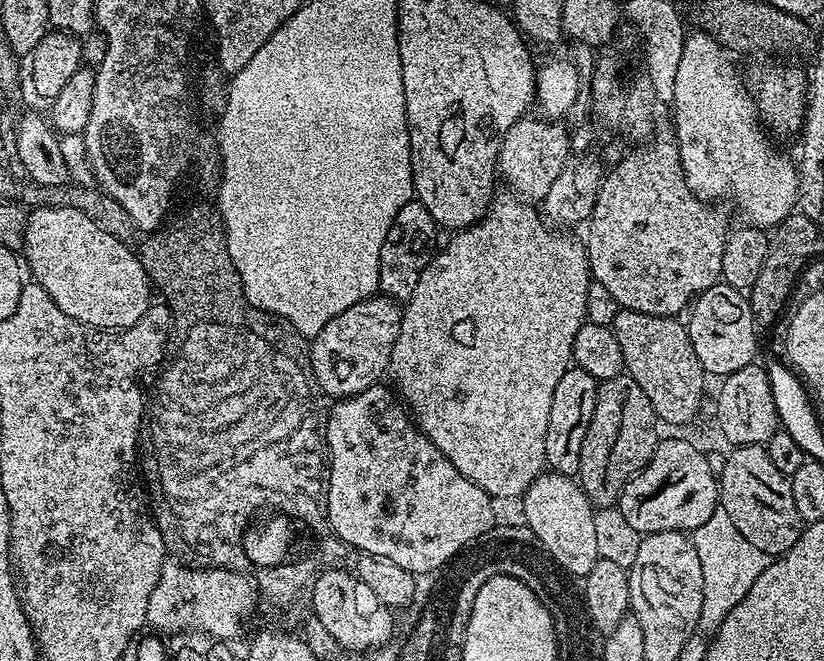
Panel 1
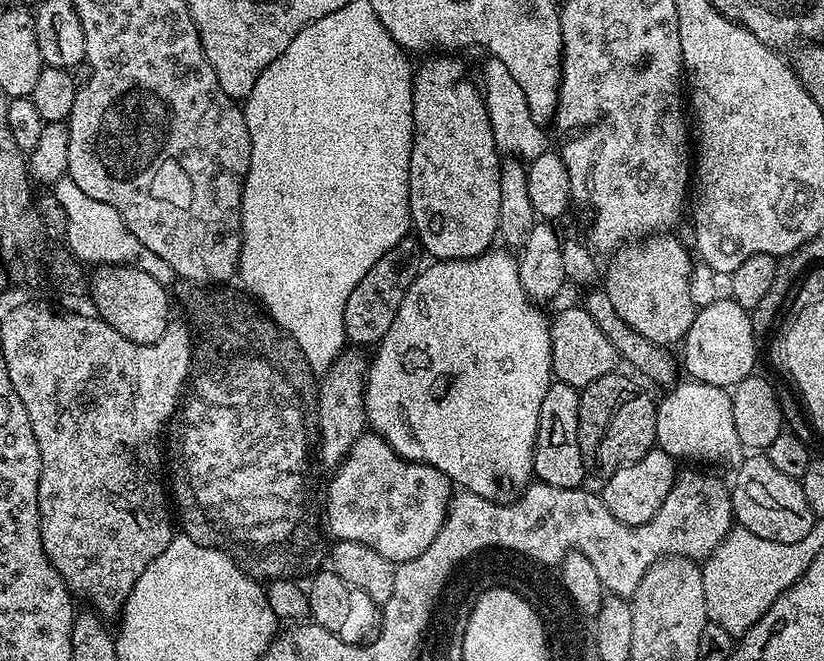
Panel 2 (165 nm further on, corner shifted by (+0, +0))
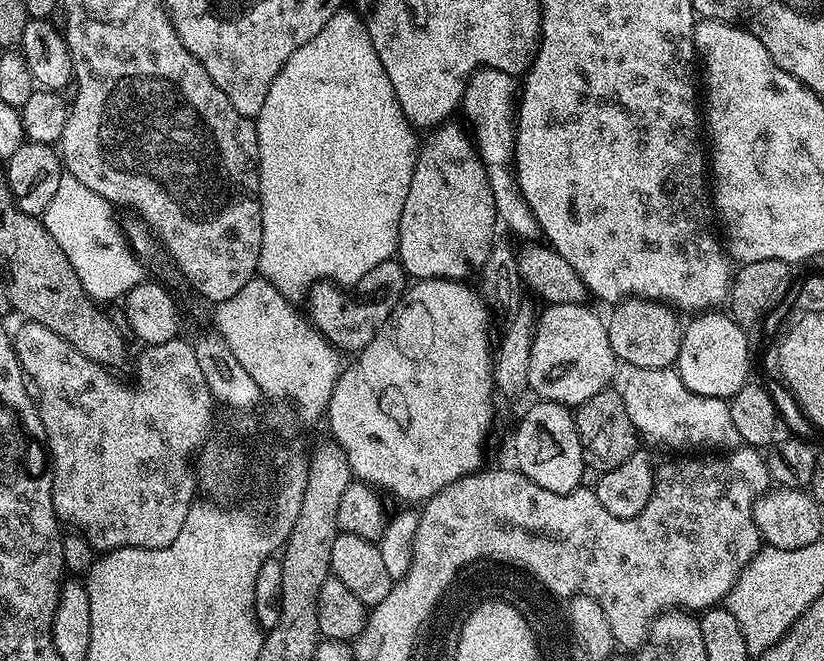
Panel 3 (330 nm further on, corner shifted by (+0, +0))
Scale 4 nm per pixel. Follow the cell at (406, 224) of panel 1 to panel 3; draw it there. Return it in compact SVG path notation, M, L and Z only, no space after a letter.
M396 258L378 262L378 266L370 270L370 274L359 280L354 286L356 296L351 296L348 293L351 291L327 278L315 280L306 293L306 315L333 348L344 354L355 354L365 348L370 338L378 334L378 330L382 330L386 318L390 318L394 306L398 306L409 284L410 277Z

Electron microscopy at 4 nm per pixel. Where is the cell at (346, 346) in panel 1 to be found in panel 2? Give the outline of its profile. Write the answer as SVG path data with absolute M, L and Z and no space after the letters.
M351 350L345 351L333 363L328 375L323 377L318 388L317 427L318 460L335 470L346 458L350 446L364 435L366 417L364 414L364 381L368 379L367 359L355 356Z

